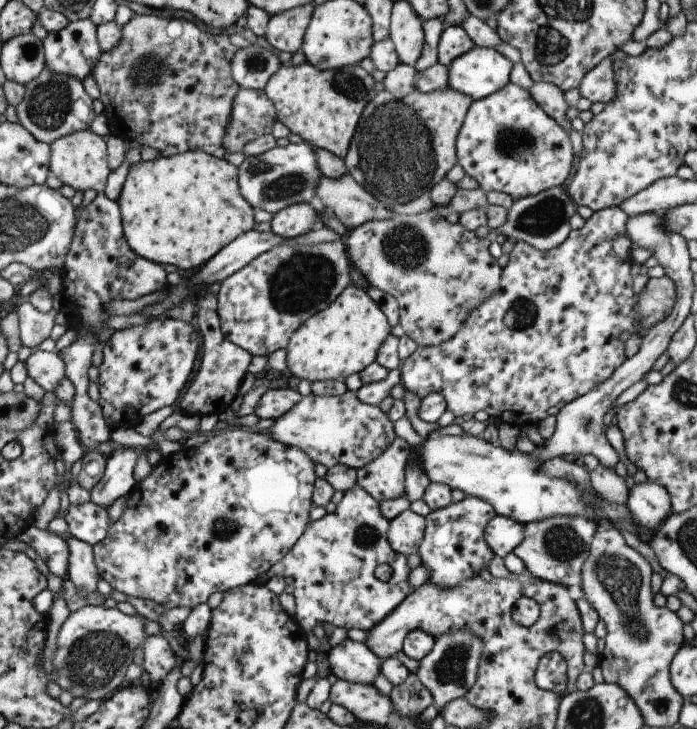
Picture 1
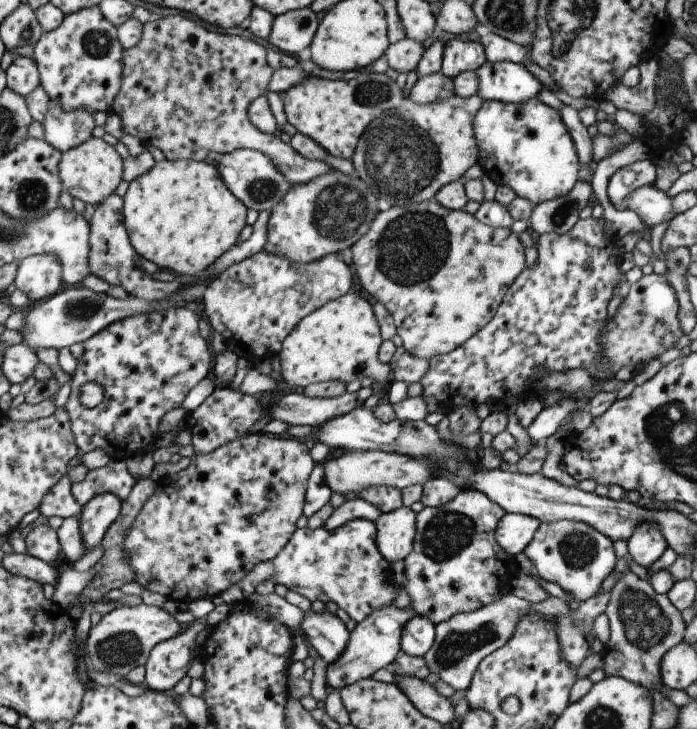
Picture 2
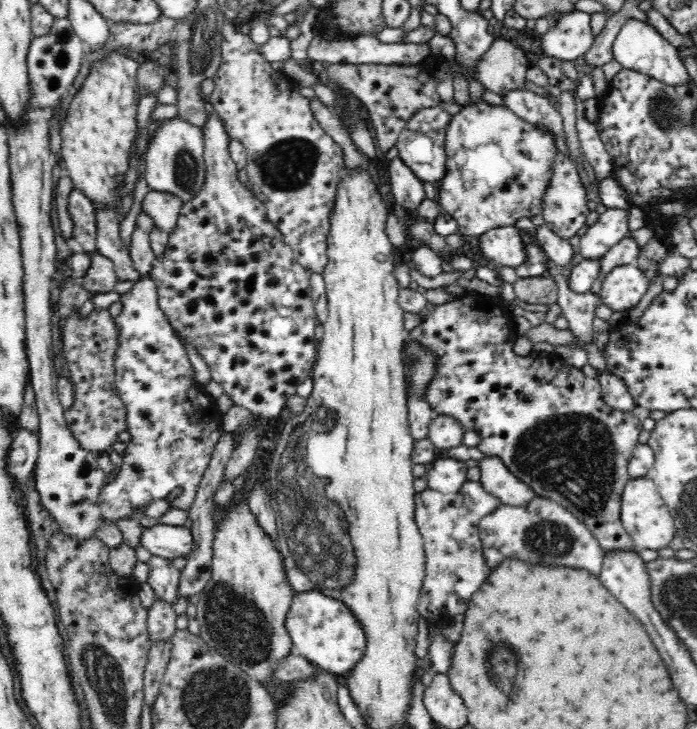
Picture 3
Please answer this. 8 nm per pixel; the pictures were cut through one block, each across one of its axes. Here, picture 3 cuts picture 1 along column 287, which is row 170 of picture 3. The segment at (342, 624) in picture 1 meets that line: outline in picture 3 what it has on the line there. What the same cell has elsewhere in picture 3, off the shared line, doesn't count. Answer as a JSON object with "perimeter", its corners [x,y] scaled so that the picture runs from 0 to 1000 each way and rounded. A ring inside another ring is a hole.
{"perimeter":[[[798,207],[793,214],[795,233],[789,241],[789,250],[783,254],[782,262],[776,269],[776,291],[783,310],[806,329],[824,331],[825,322],[841,302],[841,296],[848,288],[844,284],[844,262],[835,252],[832,239],[826,233],[822,222],[813,218],[805,207]]]}

